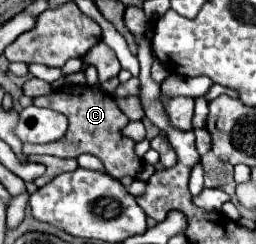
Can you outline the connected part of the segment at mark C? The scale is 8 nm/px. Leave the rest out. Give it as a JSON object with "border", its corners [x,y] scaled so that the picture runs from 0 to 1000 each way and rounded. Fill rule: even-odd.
{"border":[[[250,348],[234,365],[211,365],[188,389],[156,389],[125,406],[125,430],[141,439],[188,439],[266,480],[266,545],[227,570],[219,586],[180,594],[94,594],[94,627],[172,627],[211,643],[305,643],[305,635],[367,635],[383,643],[422,717],[477,734],[484,717],[523,725],[531,701],[555,684],[555,652],[523,627],[523,578],[484,561],[469,537],[492,520],[500,480],[461,447],[438,389],[406,381],[383,357],[352,348]]]}

